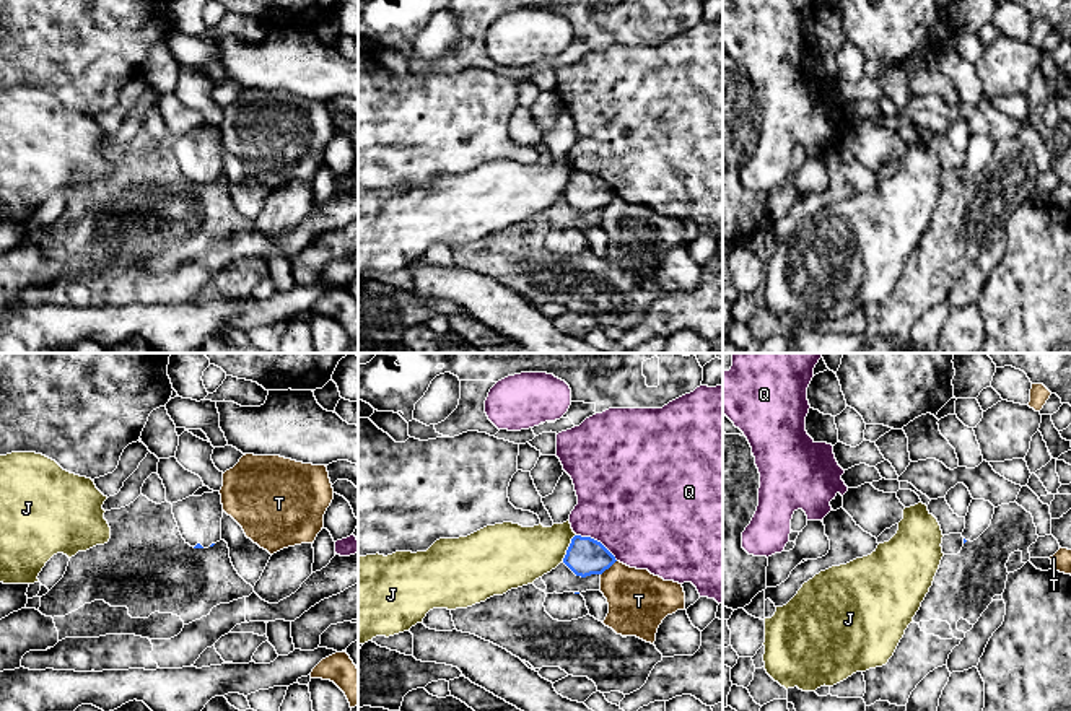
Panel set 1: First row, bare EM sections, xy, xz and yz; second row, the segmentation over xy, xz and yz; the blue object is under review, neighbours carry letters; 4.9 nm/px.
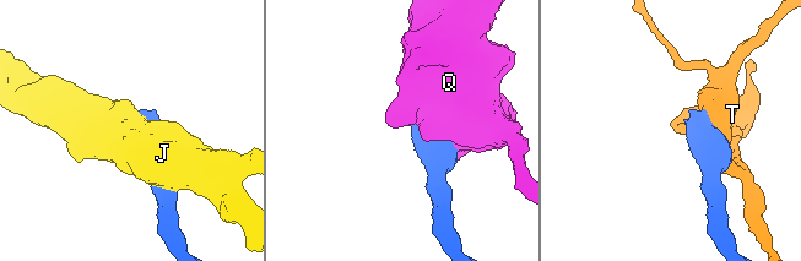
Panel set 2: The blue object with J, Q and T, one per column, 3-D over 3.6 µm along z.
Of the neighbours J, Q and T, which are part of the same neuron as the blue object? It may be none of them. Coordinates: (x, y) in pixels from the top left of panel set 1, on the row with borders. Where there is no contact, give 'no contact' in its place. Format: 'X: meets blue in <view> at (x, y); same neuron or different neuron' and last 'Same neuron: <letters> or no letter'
J: meets blue in xz at (568, 549); different neuron
Q: meets blue in xz at (596, 540); different neuron
T: meets blue in xz at (607, 568); different neuron
Same neuron: no letter

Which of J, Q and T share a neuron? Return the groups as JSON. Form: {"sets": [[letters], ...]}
{"sets": [["J"], ["Q"], ["T"]]}

